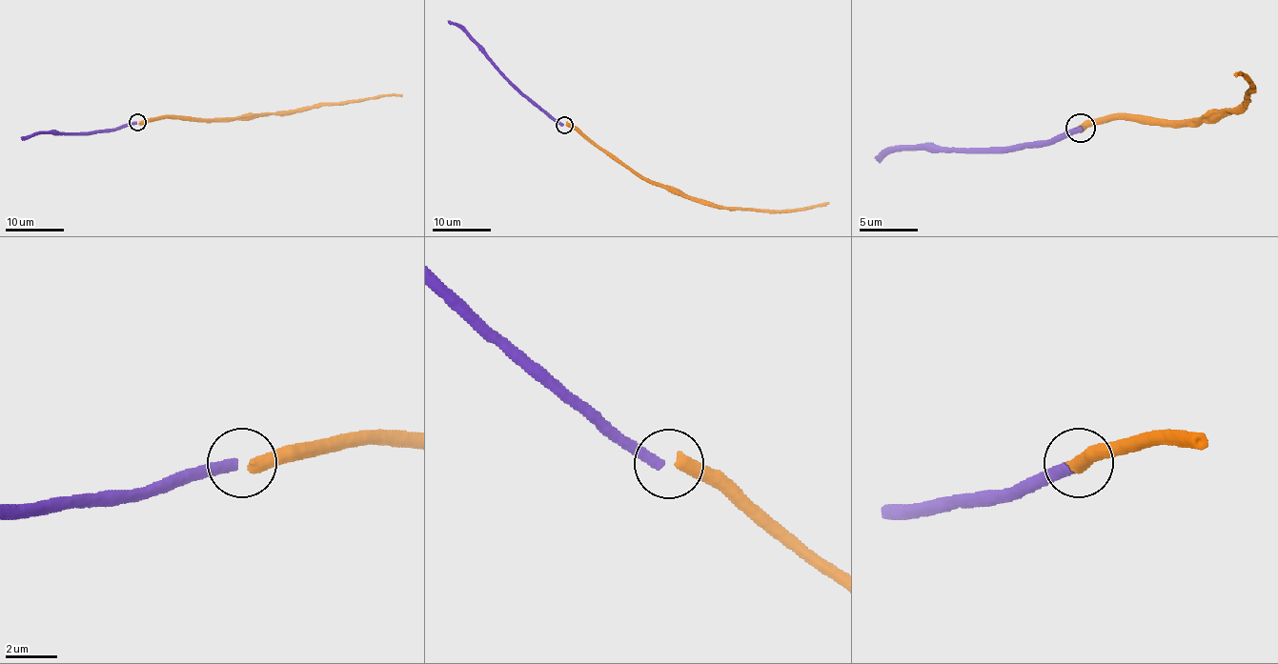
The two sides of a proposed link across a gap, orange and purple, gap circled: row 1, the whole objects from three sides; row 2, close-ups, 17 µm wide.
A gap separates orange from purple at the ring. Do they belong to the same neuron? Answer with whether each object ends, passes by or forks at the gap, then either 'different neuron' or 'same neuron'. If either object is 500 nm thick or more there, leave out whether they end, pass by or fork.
orange ends there; purple ends there; different neuron

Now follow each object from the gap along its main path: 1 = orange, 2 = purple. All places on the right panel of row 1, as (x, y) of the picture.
1: (1080, 130), (1112, 118), (1182, 121), (1231, 112), (1249, 91), (1249, 83), (1240, 74), (1234, 77)
2: (1080, 127), (1053, 142), (899, 148), (875, 156)

